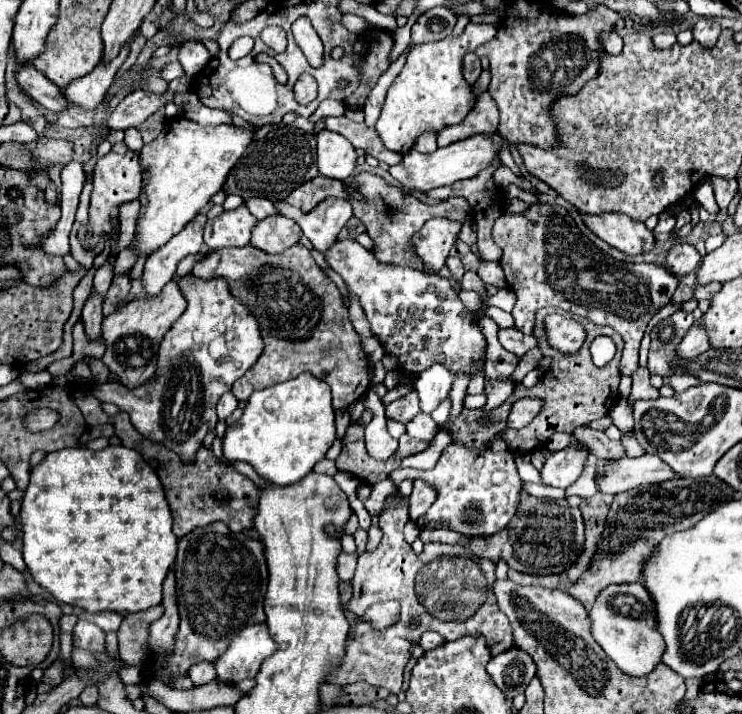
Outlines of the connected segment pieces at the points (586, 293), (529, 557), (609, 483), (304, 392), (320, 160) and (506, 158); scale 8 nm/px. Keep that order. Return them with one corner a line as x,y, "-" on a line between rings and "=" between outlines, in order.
531,204
521,214
503,212
493,226
493,240
503,250
503,256
499,260
507,286
517,294
517,304
513,308
513,318
517,330
523,334
533,334
535,326
535,312
547,306
563,308
565,312
571,312
573,316
587,318
593,324
599,326
611,326
617,330
625,340
625,350
621,356
619,370
625,376
631,376
639,368
639,344
645,334
647,322
653,314
657,314
665,304
671,302
671,296
677,288
677,278
669,274
663,266
657,264
625,264
613,260
609,254
601,252
595,244
591,244
575,226
575,220
571,214
557,204
=
523,494
517,516
509,522
509,526
495,536
483,536
483,540
485,548
477,556
489,558
495,564
501,558
509,568
523,574
549,576
569,570
569,566
573,566
573,562
581,556
585,544
585,526
579,508
569,506
565,498
539,500
=
643,454
639,458
621,458
615,464
601,462
597,468
597,476
605,472
603,478
597,478
597,486
603,494
619,494
625,490
633,490
637,486
651,486
657,482
673,480
677,474
661,462
657,456
=
299,374
297,378
291,378
287,382
269,386
265,390
255,392
247,408
241,416
241,420
227,428
223,438
223,454
227,460
245,460
253,464
257,474
273,484
295,484
301,478
305,478
313,466
325,458
327,450
333,446
337,438
335,432
335,410
331,406
331,390
327,382
321,382
319,378
313,378
313,374
=
331,130
317,134
317,166
323,176
347,180
355,168
355,160
355,148
345,136
=
505,137
502,138
503,138
503,146
501,148
501,154
500,154
501,163
510,168
512,172
514,172
514,174
516,174
518,177
522,177
520,168
513,160
511,153
509,151
509,146
510,146
509,142

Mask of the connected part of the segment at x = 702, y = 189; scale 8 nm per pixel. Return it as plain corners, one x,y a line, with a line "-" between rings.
705,178
695,186
695,200
707,210
707,212
719,212
717,202
715,202
715,192
713,192
713,182
711,178

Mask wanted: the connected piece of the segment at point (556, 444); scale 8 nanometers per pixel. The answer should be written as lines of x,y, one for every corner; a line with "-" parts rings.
556,432
547,442
546,449
559,451
570,445
571,435
565,432

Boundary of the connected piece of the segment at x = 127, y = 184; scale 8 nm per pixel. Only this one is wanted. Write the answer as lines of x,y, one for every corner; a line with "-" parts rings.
125,142
113,144
111,150
97,160
95,166
95,178
93,178
93,192
91,192
91,206
89,206
89,224
93,228
93,238
87,240
89,246
97,246
101,236
107,232
109,236
113,234
111,230
111,218
117,216
117,208
123,202
139,198
141,192
141,154
133,152
127,148

